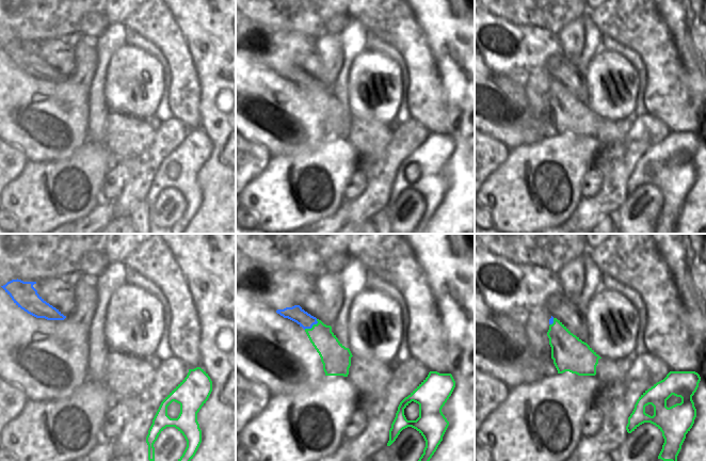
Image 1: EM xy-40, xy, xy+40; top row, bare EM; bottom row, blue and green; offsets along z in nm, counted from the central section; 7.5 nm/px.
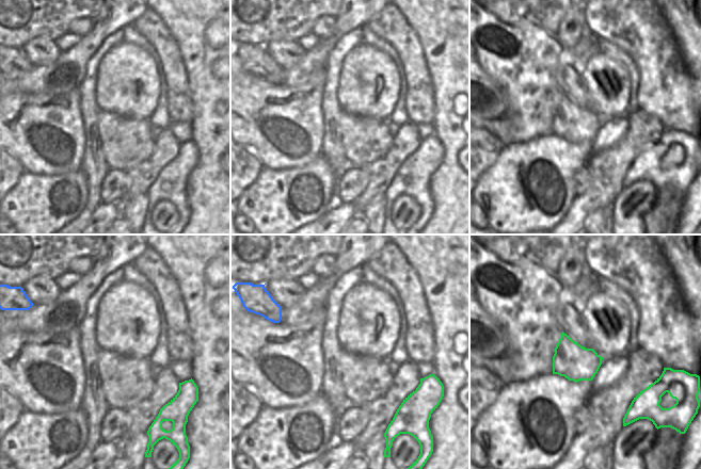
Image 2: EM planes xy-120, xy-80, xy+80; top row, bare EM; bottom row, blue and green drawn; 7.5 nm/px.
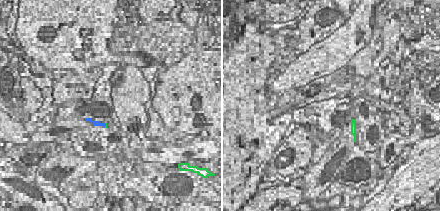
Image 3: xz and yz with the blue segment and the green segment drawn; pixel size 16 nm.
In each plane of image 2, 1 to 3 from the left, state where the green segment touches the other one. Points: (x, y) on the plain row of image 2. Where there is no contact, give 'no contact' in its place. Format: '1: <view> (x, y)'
1: no contact
2: no contact
3: no contact

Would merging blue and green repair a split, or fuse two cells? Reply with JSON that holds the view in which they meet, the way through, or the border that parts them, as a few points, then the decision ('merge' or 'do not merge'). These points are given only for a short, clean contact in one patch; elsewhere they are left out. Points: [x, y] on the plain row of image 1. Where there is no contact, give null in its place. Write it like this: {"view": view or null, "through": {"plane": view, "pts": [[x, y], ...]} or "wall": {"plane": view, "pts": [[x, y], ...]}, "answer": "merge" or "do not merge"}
{"view": "xy", "wall": {"plane": "xy", "pts": [[317, 80], [317, 83], [310, 89], [304, 90]]}, "answer": "do not merge"}

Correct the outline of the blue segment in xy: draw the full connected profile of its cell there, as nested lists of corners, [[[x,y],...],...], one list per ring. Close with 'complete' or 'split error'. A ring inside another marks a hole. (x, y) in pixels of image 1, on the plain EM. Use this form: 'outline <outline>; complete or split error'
outline [[[300,66],[277,70],[276,74],[296,83],[304,91],[311,90],[314,85],[318,84],[317,79],[305,73]]]; complete

